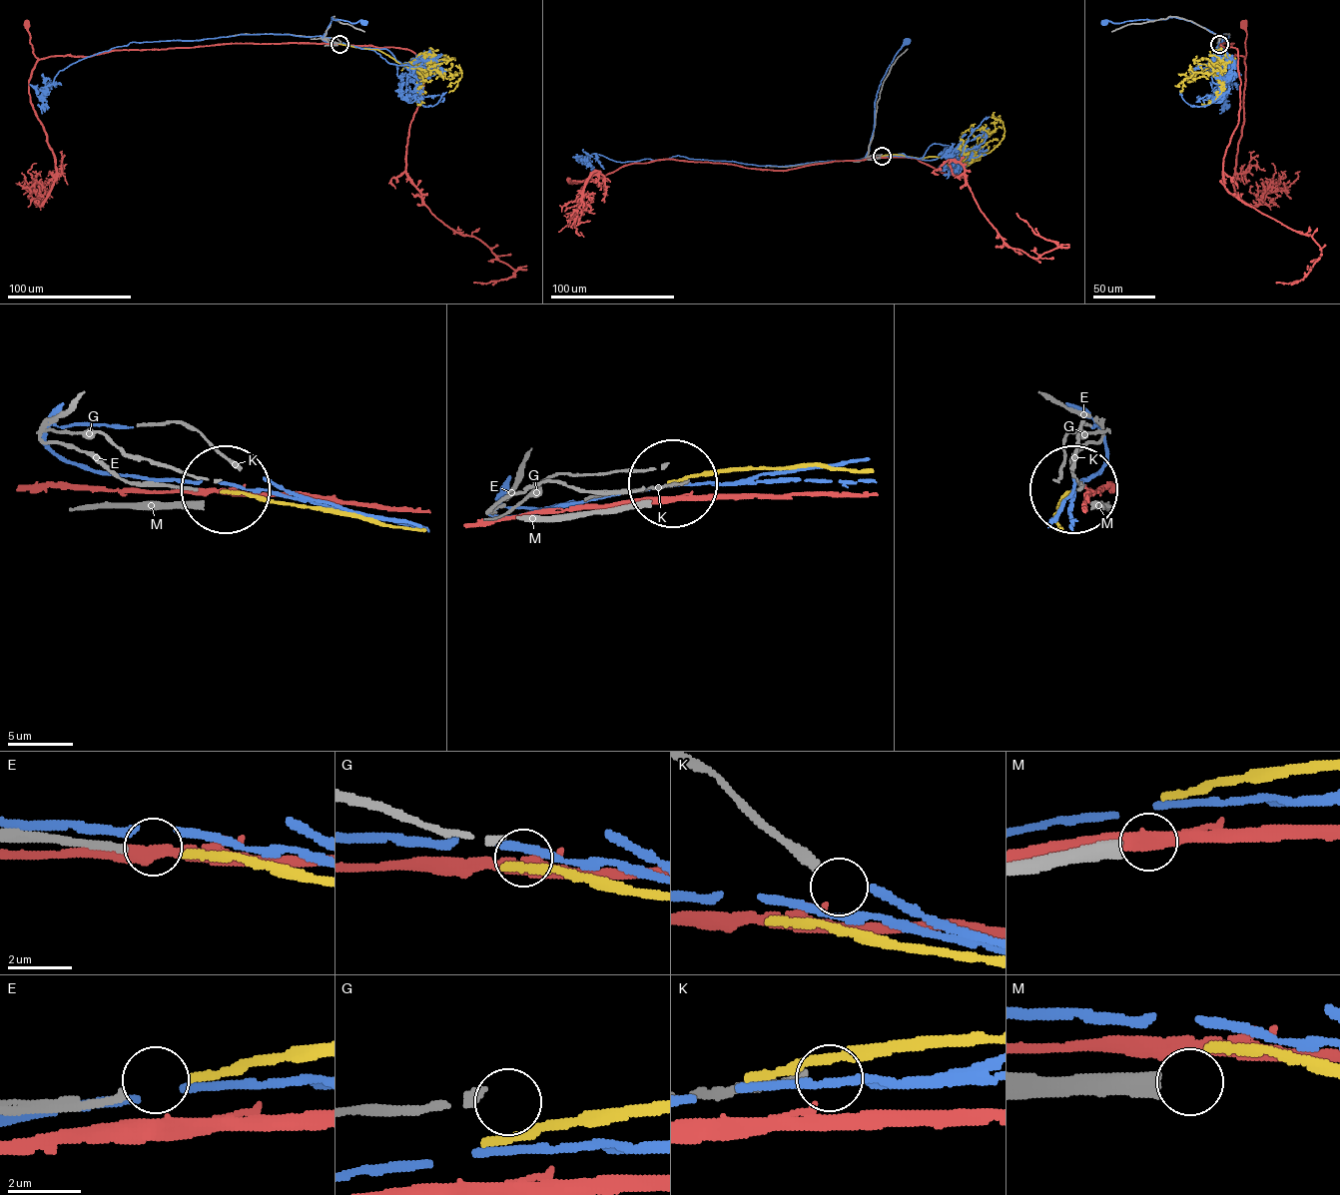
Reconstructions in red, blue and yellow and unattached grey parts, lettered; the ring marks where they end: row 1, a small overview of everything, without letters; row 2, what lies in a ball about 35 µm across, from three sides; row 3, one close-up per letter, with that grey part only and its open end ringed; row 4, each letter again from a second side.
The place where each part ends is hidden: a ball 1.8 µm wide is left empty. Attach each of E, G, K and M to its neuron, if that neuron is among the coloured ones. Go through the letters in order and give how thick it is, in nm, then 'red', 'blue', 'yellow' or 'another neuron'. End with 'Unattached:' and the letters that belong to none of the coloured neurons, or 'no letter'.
E: 220 nm | yellow
G: 170 nm | another neuron
K: 280 nm | blue
M: 500 nm | another neuron
Unattached: G, M

